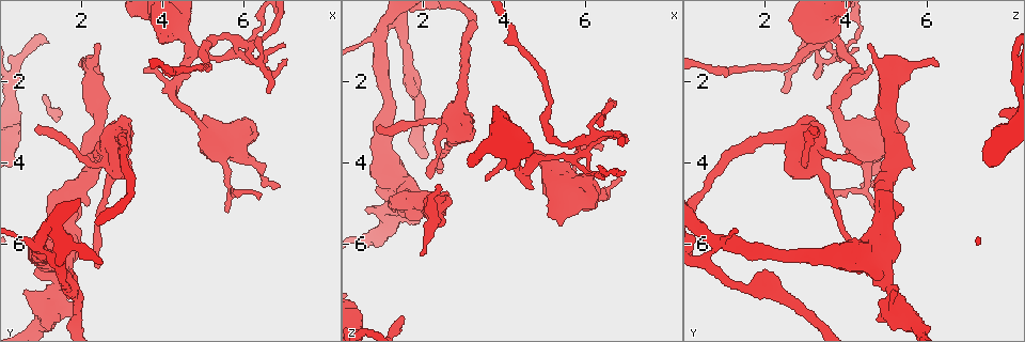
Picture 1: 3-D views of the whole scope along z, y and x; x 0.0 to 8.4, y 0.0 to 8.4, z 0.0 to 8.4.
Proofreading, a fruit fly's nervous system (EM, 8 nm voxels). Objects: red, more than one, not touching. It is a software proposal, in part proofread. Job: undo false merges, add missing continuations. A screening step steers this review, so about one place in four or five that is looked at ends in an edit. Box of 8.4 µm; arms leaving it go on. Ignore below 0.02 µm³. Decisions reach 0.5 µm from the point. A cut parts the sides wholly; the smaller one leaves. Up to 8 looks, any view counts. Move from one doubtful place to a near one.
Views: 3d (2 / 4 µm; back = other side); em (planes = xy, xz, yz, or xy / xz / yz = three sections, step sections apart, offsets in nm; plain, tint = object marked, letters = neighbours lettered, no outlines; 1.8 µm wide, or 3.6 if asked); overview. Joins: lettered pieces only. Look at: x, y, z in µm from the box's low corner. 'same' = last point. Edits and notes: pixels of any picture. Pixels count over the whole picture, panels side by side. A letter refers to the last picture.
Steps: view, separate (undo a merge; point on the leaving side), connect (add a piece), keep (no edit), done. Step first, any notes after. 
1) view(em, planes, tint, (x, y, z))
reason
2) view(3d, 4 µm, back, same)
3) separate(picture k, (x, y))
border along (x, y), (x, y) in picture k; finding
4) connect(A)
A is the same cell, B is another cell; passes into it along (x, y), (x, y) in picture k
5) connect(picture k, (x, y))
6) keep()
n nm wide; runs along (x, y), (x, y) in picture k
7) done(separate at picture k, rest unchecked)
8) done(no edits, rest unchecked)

view(em, yz, step 8, letters, (0.90, 5.95, 0.85))
branch point

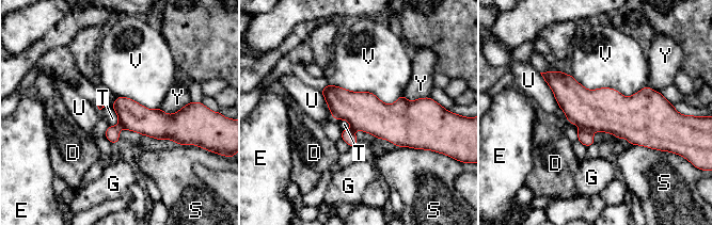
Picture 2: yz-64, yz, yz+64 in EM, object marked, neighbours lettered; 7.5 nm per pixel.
separate(picture 2, (585, 137))
V touches over 600 nm; D, E, G, S, T, U, V and Y are other cells; border along (579, 127), (585, 127), (591, 131) in picture 2; a second neuron is stuck on

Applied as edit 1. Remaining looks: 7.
view(3d, 2 µm, (1.30, 7.45, 5.10))
a fork

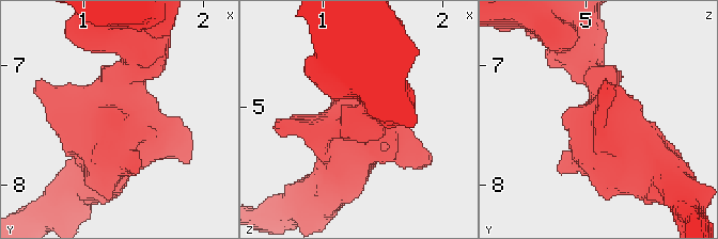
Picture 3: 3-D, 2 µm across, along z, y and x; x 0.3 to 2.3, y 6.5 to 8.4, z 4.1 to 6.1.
view(em, 3.6 µm, xy, step 4, letters, (1.28, 7.42, 5.12))

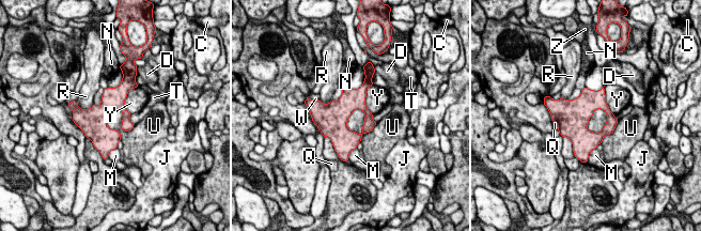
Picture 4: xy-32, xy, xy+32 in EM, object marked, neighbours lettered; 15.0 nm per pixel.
view(em, 3.6 µm, yz, step 4, letters, same)

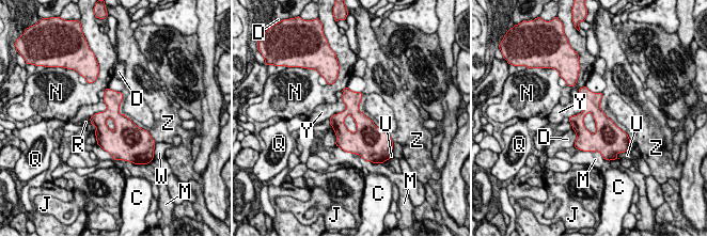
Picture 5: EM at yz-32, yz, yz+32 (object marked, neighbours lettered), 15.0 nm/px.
keep()
Z touches over 700 nm; C, D, J, M, N, Q, R, U, W, Y and Z are other cells; border along (361, 92), (359, 109), (385, 130) in picture 5; one neuron here

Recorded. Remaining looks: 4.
view(3d, 4 µm, (2.40, 1.10, 4.55))
free end

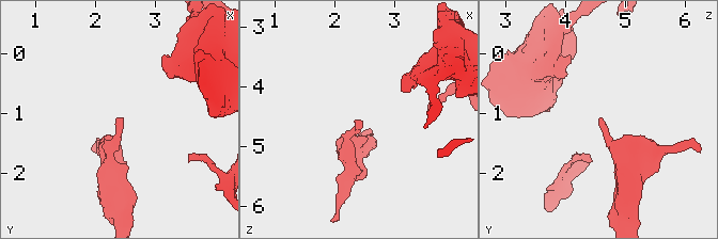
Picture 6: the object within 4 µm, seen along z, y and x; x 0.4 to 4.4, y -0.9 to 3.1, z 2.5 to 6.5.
view(em, xy, step 4, letters, (2.40, 1.10, 4.55))

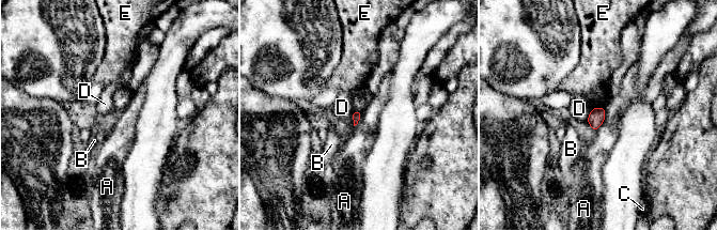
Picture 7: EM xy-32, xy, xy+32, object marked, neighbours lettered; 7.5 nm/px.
view(em, xz, step 16, letters, same)

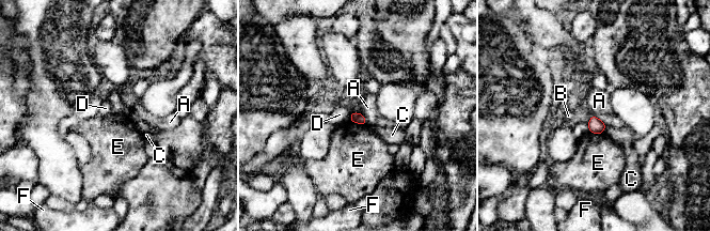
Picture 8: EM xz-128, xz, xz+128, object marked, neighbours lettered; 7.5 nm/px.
keep()
A, B, C, D, E and F are other cells; border along (593, 113), (606, 125) in picture 8; none of them fits

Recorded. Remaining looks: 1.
done(separate at picture 2, rest unchecked)

